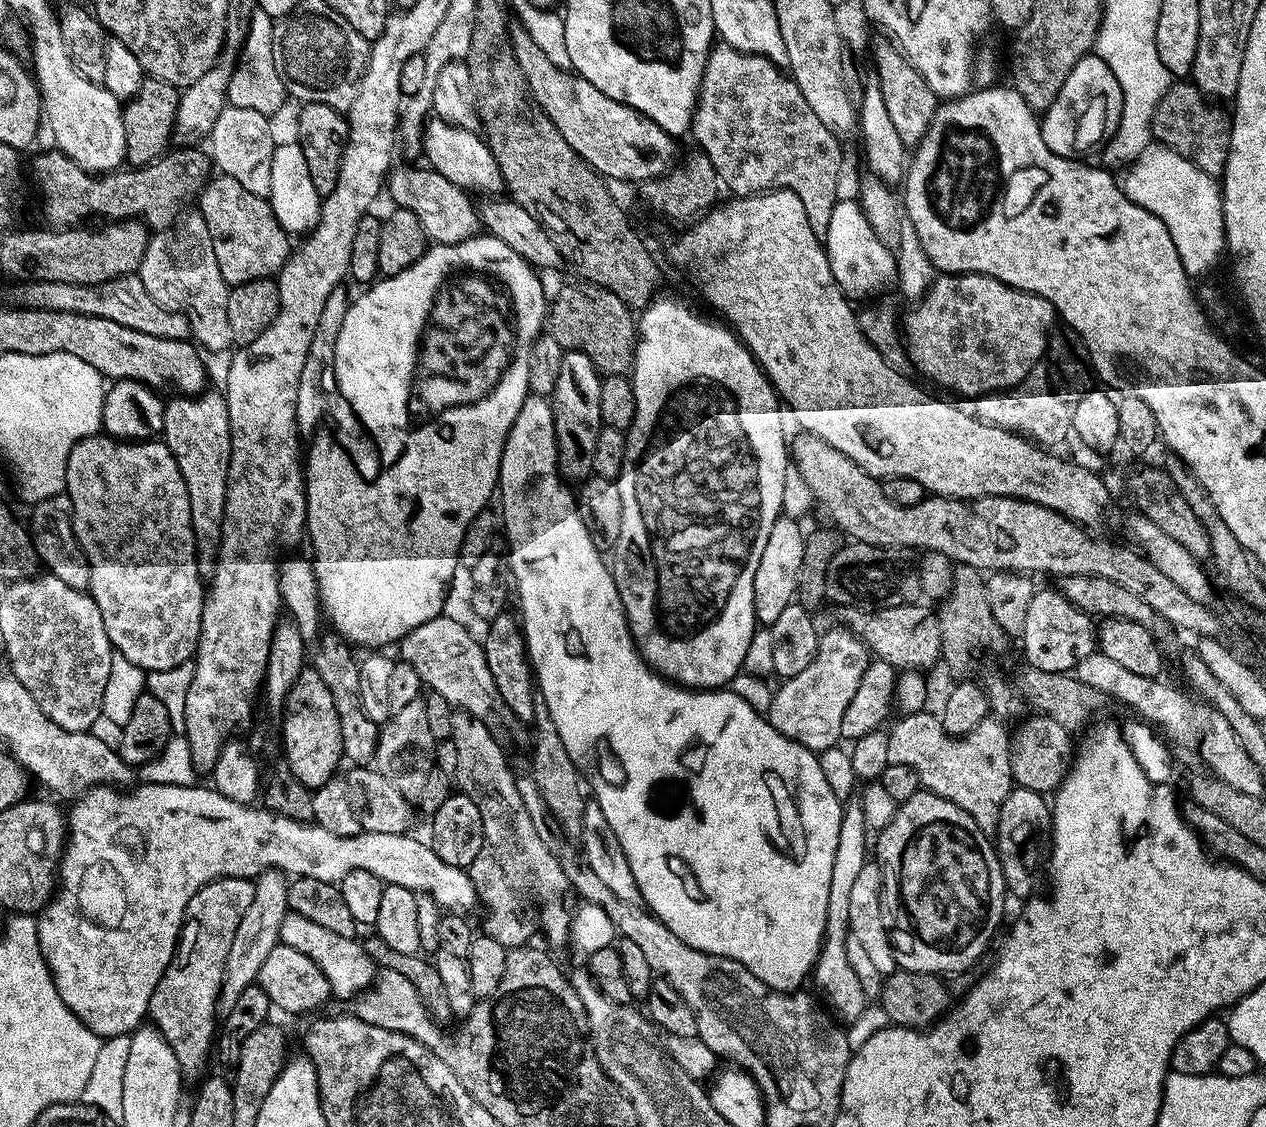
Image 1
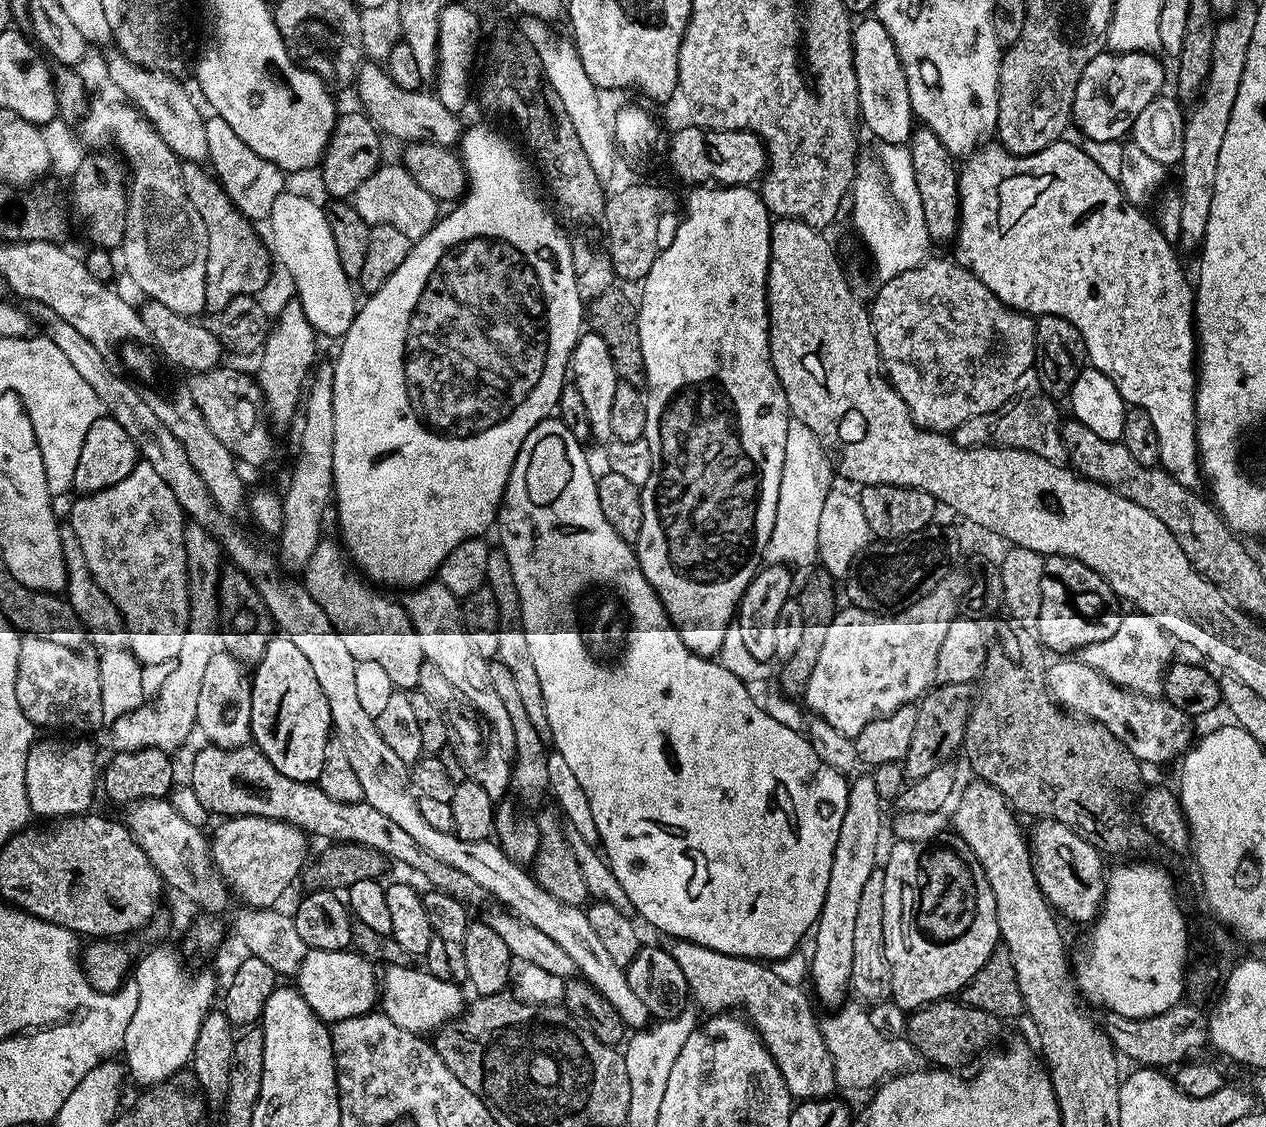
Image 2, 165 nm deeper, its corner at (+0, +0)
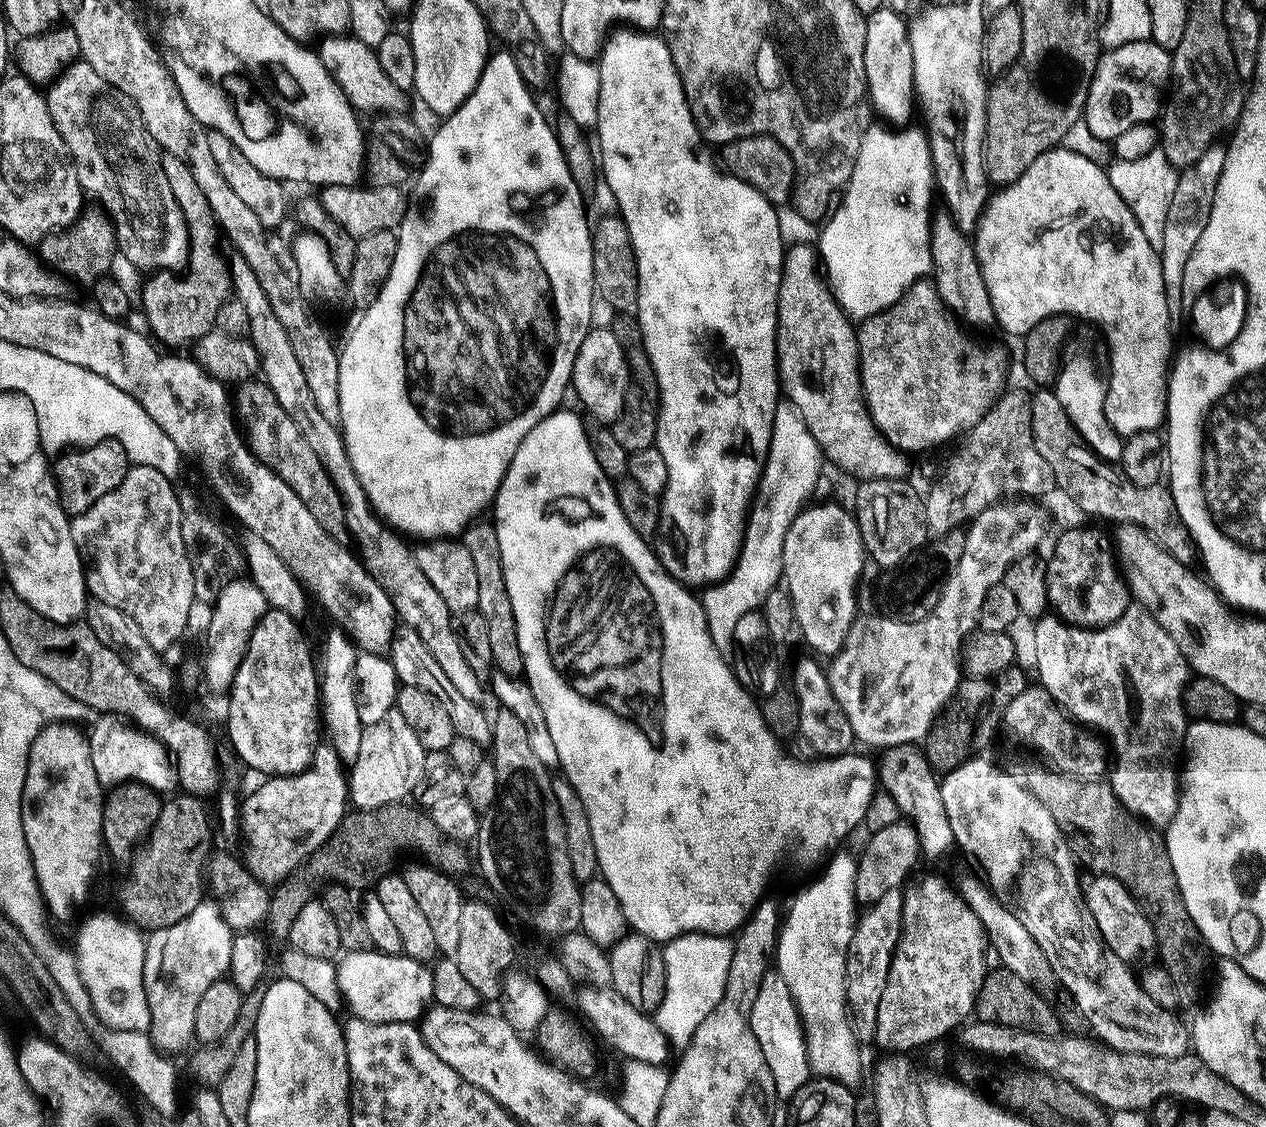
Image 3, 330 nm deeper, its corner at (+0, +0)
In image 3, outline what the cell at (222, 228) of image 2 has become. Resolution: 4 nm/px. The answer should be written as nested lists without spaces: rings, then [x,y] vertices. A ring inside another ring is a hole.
[[[161,151],[160,162],[162,164],[162,174],[166,174],[166,182],[170,182],[170,194],[174,194],[174,202],[178,204],[184,222],[188,227],[188,259],[186,261],[186,269],[188,273],[185,276],[179,276],[180,272],[176,270],[156,270],[151,273],[152,276],[144,284],[144,289],[140,292],[140,300],[138,296],[138,304],[144,307],[144,316],[148,319],[147,331],[153,337],[157,336],[164,344],[176,348],[179,344],[184,344],[187,340],[190,342],[200,341],[210,331],[216,328],[216,319],[218,318],[218,310],[222,310],[222,306],[233,295],[232,276],[228,273],[228,260],[220,257],[220,248],[216,245],[216,232],[218,234],[218,226],[216,218],[208,206],[206,194],[202,194],[202,190],[198,190],[198,182],[194,182],[194,174],[190,174],[190,170],[186,166],[186,162],[182,162],[182,158],[174,158],[174,154]]]

